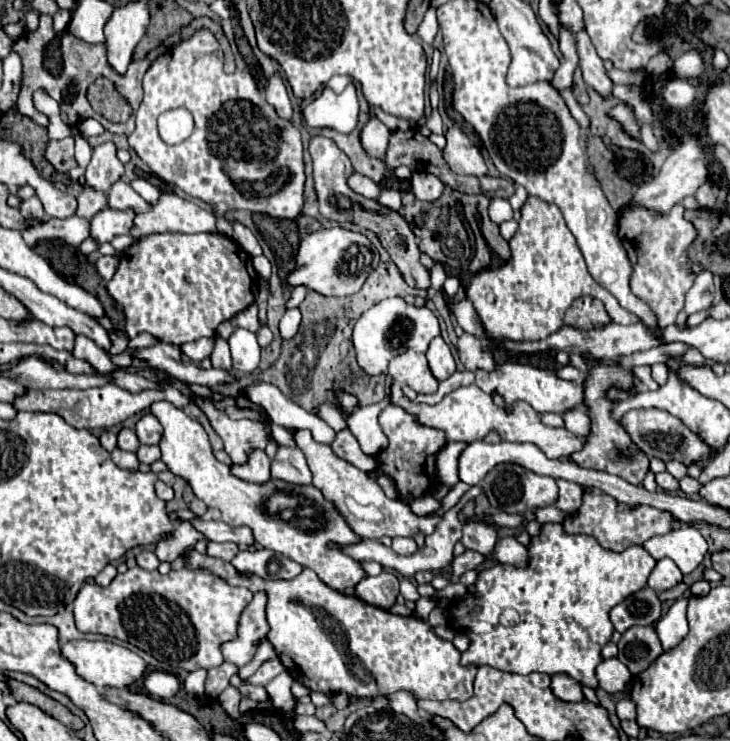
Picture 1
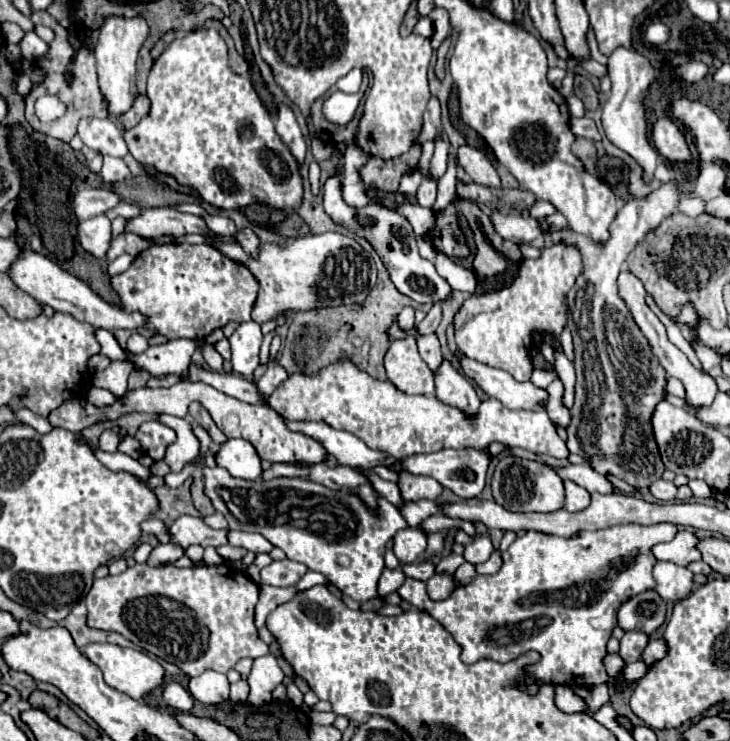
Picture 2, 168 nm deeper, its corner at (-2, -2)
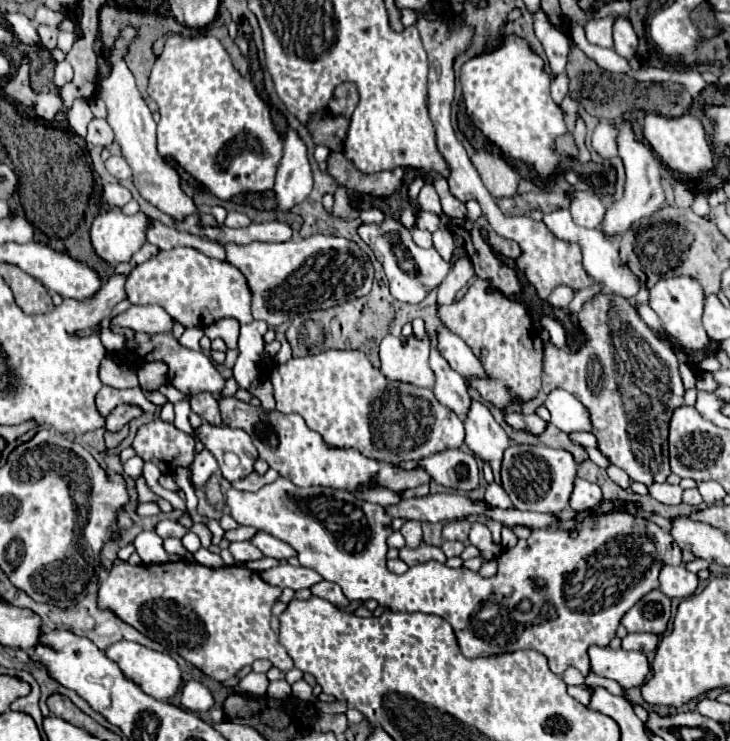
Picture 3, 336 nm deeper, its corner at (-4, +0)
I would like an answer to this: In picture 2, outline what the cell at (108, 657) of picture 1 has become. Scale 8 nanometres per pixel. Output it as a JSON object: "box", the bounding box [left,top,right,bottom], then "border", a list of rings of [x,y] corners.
{"box":[82,642,164,700],"border":[[[96,642],[88,644],[82,652],[92,664],[96,664],[102,670],[104,682],[108,686],[116,688],[118,692],[128,694],[134,700],[140,700],[142,696],[146,696],[164,678],[164,668],[158,664],[157,659],[150,657],[145,651],[136,646],[122,647],[108,642]]]}

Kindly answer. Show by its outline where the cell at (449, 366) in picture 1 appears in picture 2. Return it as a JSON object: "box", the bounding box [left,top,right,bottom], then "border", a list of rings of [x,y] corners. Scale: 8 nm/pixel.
{"box":[434,358,480,416],"border":[[[446,358],[440,364],[440,370],[434,372],[434,380],[436,380],[436,396],[442,402],[460,408],[466,416],[472,416],[478,410],[480,398],[476,396],[476,390],[472,388],[468,378],[464,378]]]}

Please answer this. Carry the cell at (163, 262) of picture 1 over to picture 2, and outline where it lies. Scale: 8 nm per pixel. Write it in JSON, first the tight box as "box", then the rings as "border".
{"box":[112,244,258,340],"border":[[[150,244],[146,252],[134,258],[132,266],[112,278],[112,288],[118,292],[126,312],[140,312],[148,322],[144,328],[154,330],[168,340],[174,338],[204,338],[212,330],[226,326],[230,320],[248,322],[252,306],[256,302],[258,282],[252,272],[230,258],[224,258],[220,250],[208,244]]]}

